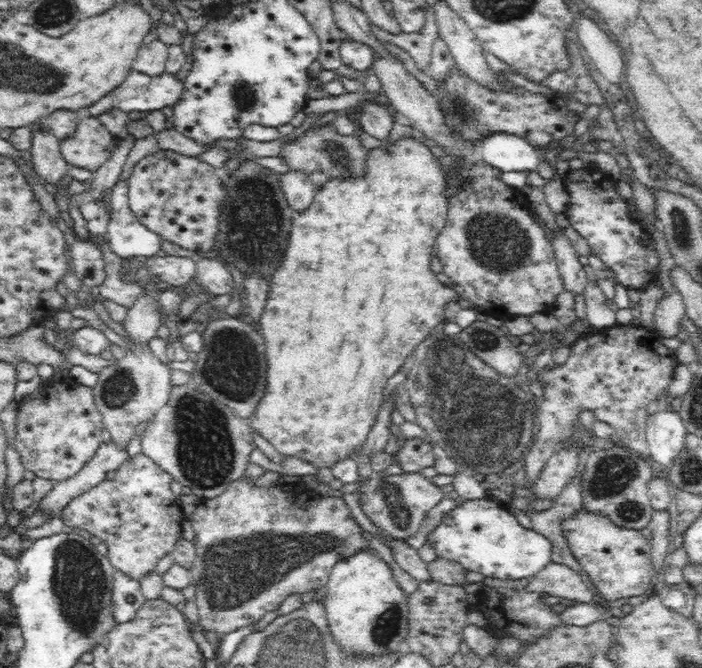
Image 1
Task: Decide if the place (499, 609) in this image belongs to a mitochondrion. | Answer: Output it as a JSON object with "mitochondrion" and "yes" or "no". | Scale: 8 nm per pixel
{"mitochondrion":"no"}

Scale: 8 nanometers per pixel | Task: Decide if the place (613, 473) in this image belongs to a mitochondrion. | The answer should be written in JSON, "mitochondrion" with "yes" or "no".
{"mitochondrion":"yes"}

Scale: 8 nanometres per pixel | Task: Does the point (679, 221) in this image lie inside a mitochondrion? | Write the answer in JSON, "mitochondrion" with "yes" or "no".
{"mitochondrion":"yes"}

